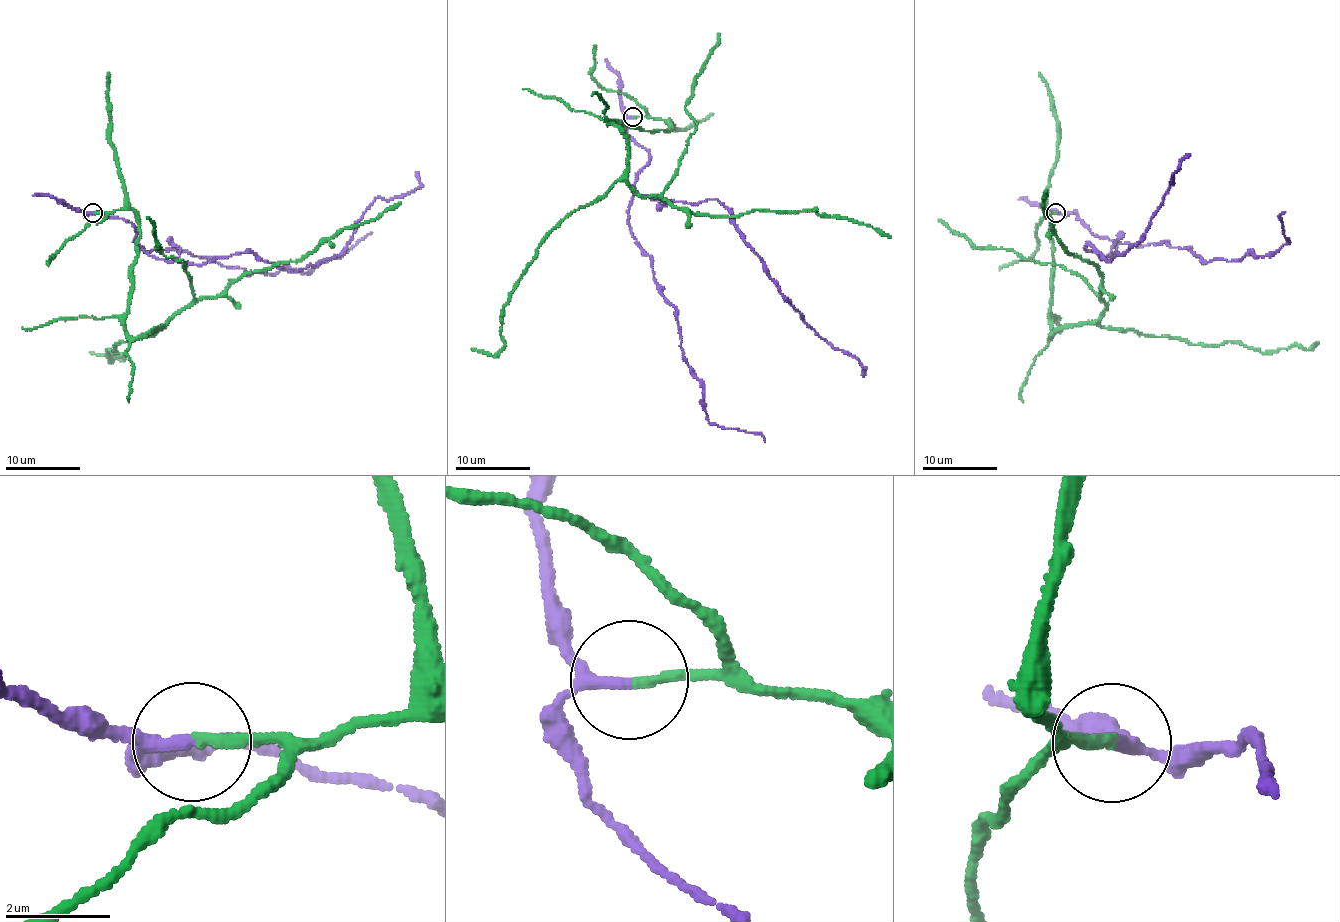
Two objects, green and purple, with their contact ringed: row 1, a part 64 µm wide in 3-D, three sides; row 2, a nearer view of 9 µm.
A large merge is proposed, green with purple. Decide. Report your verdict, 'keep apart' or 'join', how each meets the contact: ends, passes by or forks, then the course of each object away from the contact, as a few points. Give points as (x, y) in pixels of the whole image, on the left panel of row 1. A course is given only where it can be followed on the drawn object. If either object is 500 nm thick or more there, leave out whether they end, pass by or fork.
join | green ends | purple passes by | green via (92, 212), (126, 209), (140, 225), (125, 315), (125, 330), (137, 337), (401, 202) | purple via (92, 212), (133, 224), (151, 255), (251, 253), (301, 270), (342, 253), (374, 199), (421, 185), (415, 172)

